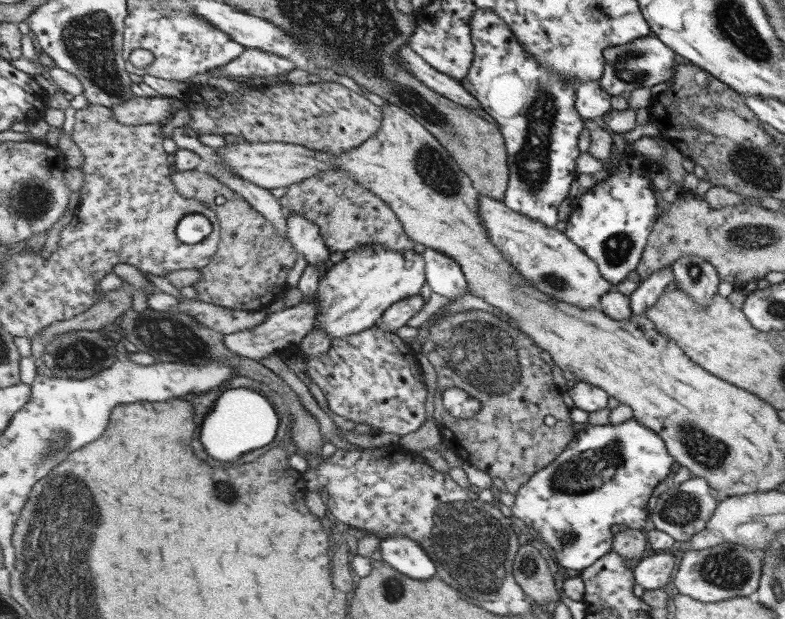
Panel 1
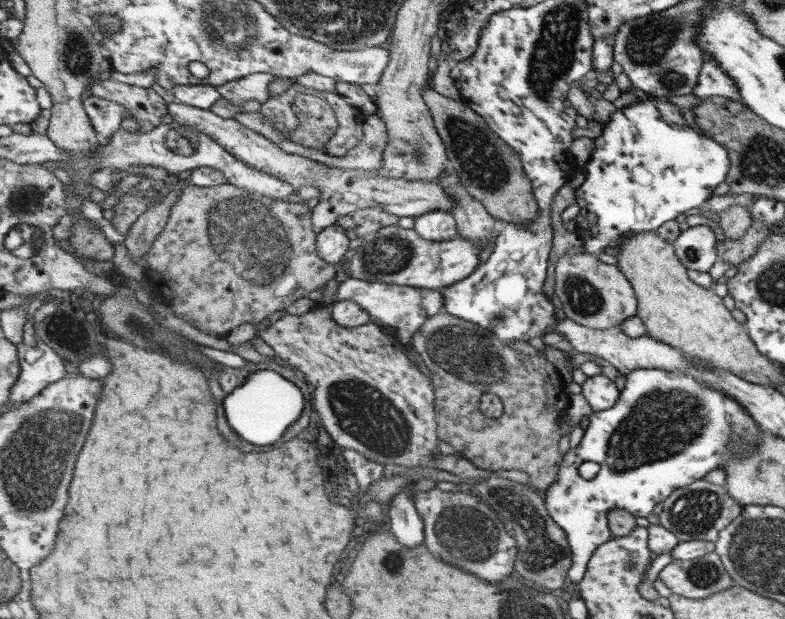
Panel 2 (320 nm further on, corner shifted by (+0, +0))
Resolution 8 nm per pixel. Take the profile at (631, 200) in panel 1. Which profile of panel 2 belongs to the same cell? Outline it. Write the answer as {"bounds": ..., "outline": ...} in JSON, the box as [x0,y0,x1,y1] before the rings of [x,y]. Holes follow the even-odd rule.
{"bounds":[575,95,729,255],"outline":[[[647,95],[645,98],[639,99],[637,104],[629,104],[629,106],[623,106],[623,108],[617,109],[611,116],[610,121],[603,125],[602,134],[595,139],[594,150],[589,157],[586,165],[581,170],[581,178],[575,185],[575,196],[578,206],[581,211],[575,217],[577,219],[578,228],[575,233],[584,242],[582,249],[592,255],[601,254],[605,252],[605,248],[615,247],[627,237],[634,235],[635,233],[644,233],[645,231],[659,229],[663,222],[673,221],[677,214],[685,213],[689,209],[695,209],[701,207],[701,203],[708,201],[713,193],[713,188],[724,182],[725,175],[729,170],[729,157],[726,148],[717,144],[715,140],[707,138],[705,134],[701,134],[697,127],[691,128],[685,120],[681,112],[677,110],[675,105],[670,104],[665,99],[658,99]]]}

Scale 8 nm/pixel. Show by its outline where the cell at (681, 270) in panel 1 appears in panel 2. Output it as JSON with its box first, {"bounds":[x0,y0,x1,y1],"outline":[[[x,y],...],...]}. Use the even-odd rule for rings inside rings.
{"bounds":[672,225,718,272],"outline":[[[707,225],[688,227],[672,242],[675,253],[686,269],[707,272],[718,259],[715,235]]]}

